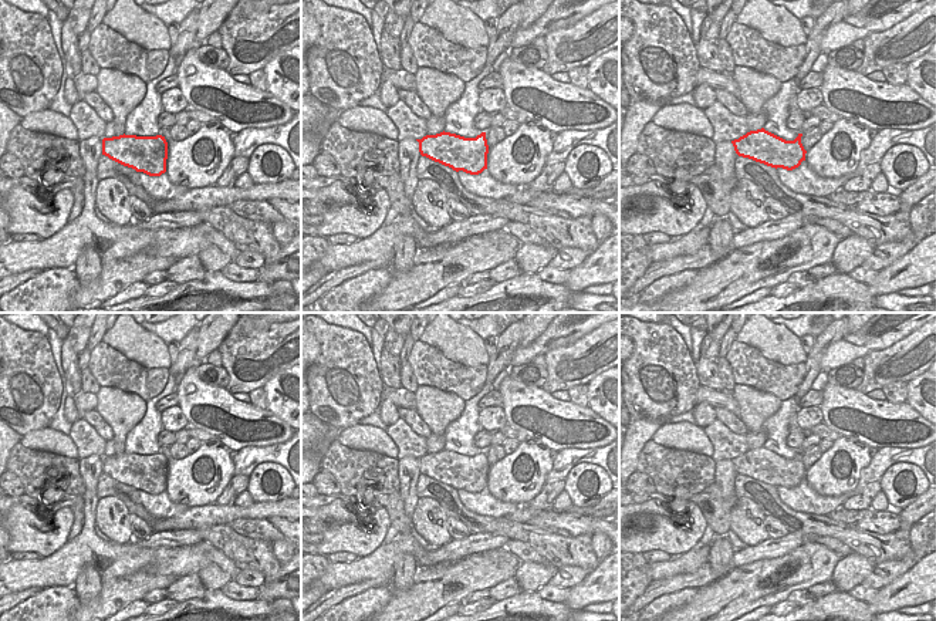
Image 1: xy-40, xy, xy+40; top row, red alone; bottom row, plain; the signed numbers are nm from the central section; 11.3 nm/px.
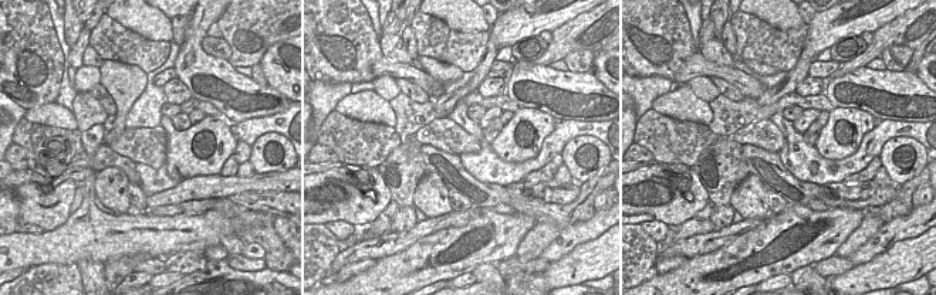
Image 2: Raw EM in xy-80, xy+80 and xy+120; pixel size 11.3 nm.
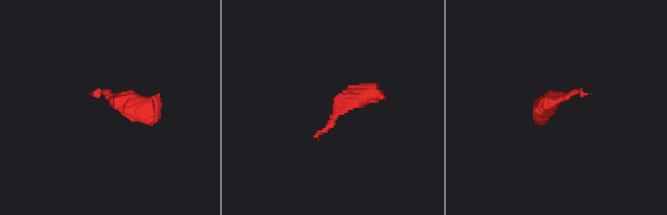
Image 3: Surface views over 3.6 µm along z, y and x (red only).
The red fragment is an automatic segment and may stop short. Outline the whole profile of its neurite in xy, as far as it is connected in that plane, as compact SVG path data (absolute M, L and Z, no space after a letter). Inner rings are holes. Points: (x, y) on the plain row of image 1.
M450 450L426 453L419 460L419 470L435 480L463 489L470 493L479 493L487 487L489 463L486 450L476 456L464 456Z

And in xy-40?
M124 452L104 456L102 473L136 490L160 495L166 490L168 460L162 453L136 455Z

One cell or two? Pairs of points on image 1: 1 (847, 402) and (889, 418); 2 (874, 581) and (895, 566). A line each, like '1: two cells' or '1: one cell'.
1: one cell
2: one cell

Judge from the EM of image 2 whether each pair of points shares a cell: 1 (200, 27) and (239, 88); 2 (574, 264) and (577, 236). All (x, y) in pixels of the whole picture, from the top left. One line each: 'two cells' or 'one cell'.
1: one cell
2: two cells

